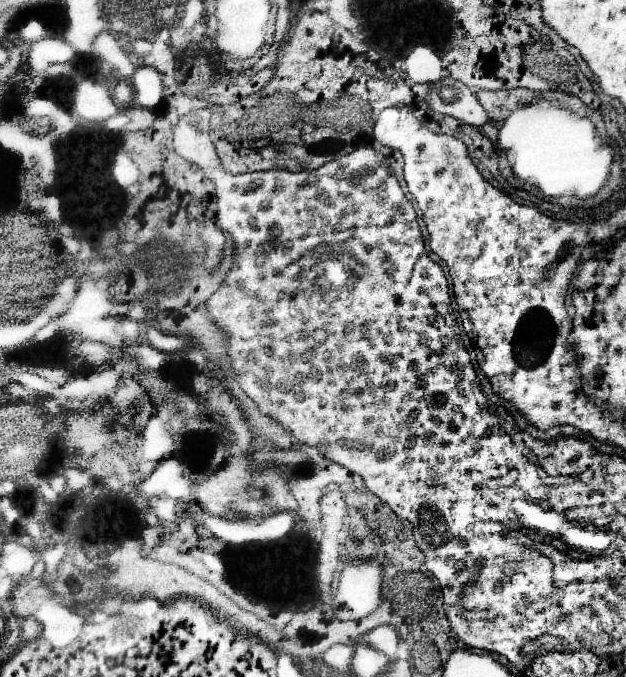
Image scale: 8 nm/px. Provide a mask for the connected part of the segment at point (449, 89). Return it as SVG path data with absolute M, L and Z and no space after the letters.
M455 80L437 82L437 86L429 94L427 102L439 114L449 114L475 128L479 128L487 122L493 122L489 118L489 114L485 112L485 108L479 104L477 94L473 90L469 90L465 84L455 82Z

